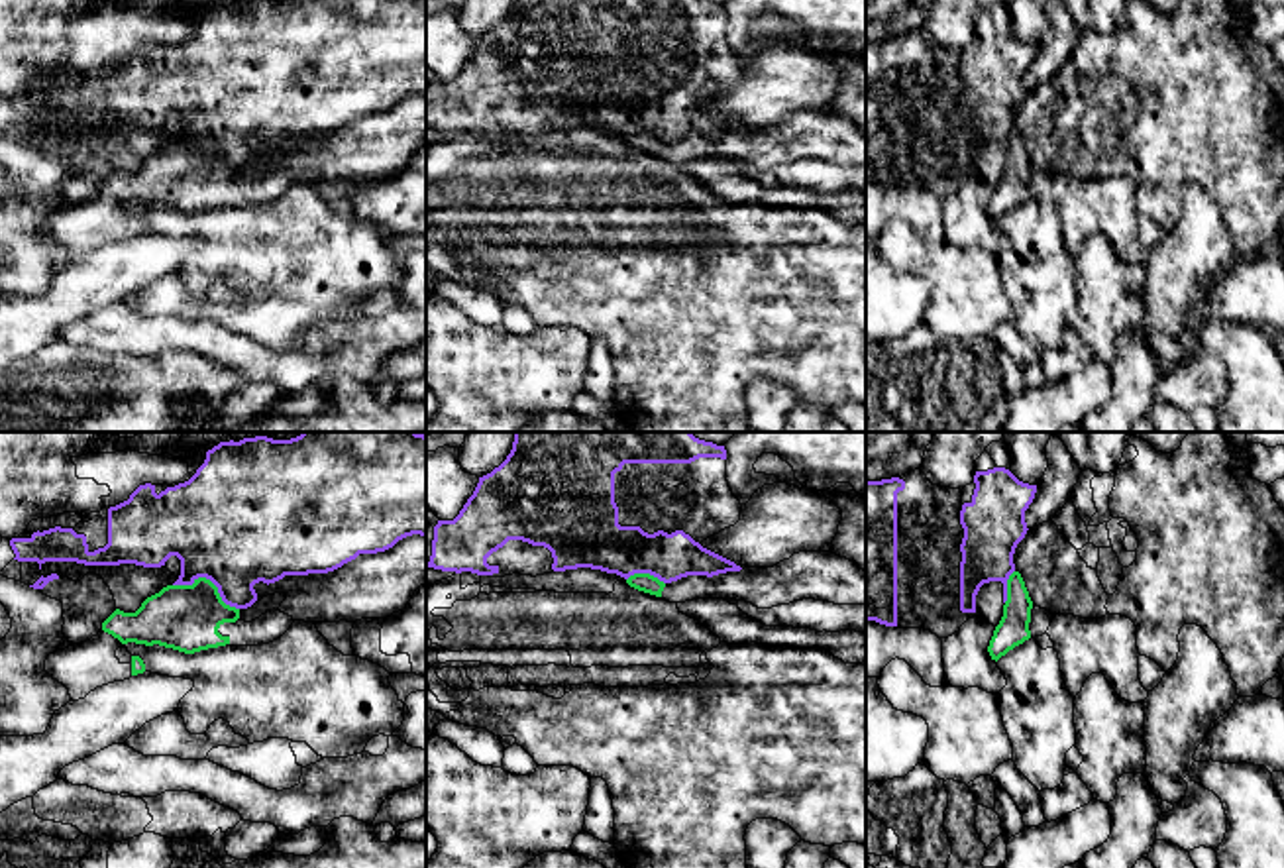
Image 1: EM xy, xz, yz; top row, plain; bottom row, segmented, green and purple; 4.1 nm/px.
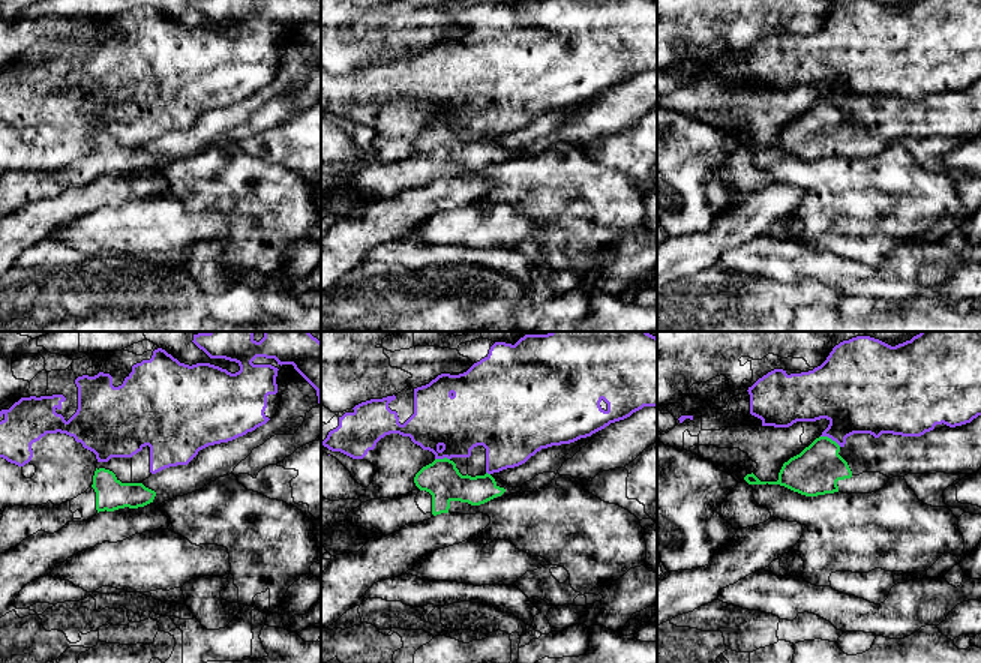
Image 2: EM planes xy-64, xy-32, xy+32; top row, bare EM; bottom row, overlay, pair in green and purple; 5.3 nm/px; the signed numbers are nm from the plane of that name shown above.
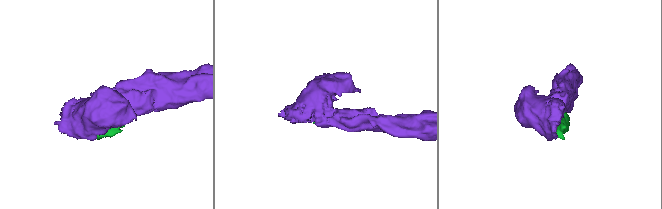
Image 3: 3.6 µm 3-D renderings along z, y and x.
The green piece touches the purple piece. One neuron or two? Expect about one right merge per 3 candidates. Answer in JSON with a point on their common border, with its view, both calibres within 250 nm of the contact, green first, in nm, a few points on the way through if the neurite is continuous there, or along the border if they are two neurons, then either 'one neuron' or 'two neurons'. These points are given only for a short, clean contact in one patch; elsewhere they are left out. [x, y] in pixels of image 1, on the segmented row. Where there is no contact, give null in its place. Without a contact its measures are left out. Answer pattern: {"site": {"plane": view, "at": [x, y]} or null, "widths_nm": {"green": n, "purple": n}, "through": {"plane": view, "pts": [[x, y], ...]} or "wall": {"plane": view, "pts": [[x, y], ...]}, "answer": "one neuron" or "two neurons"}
{"site": {"plane": "xy", "at": [209, 580]}, "widths_nm": {"green": 280, "purple": 500}, "wall": {"plane": "xy", "pts": [[173, 584], [207, 578], [218, 596], [238, 609]]}, "answer": "two neurons"}

